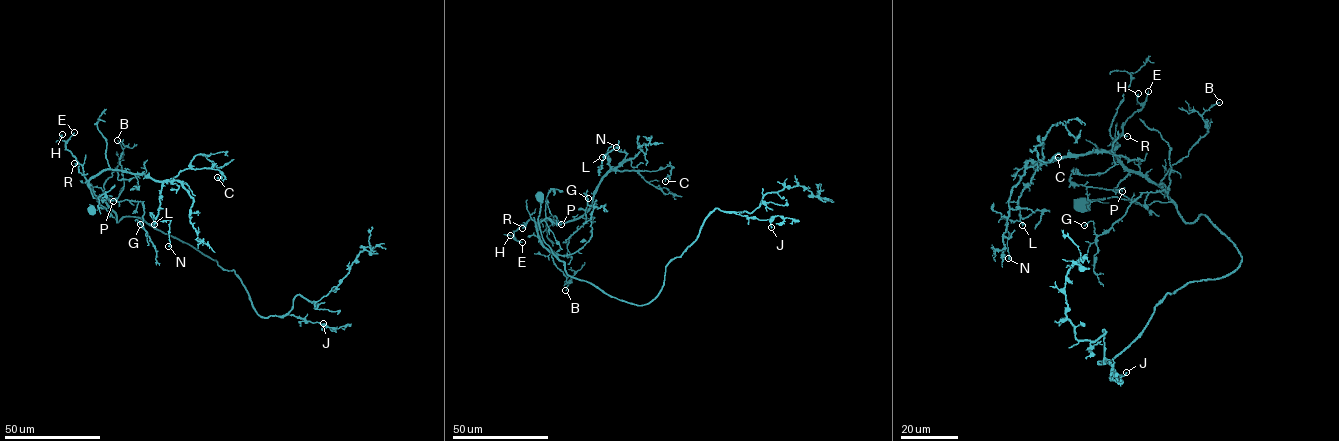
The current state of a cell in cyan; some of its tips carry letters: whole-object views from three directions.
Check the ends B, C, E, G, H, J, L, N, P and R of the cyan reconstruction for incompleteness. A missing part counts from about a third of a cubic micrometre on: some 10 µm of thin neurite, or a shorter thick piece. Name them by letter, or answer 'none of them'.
E, P, R

